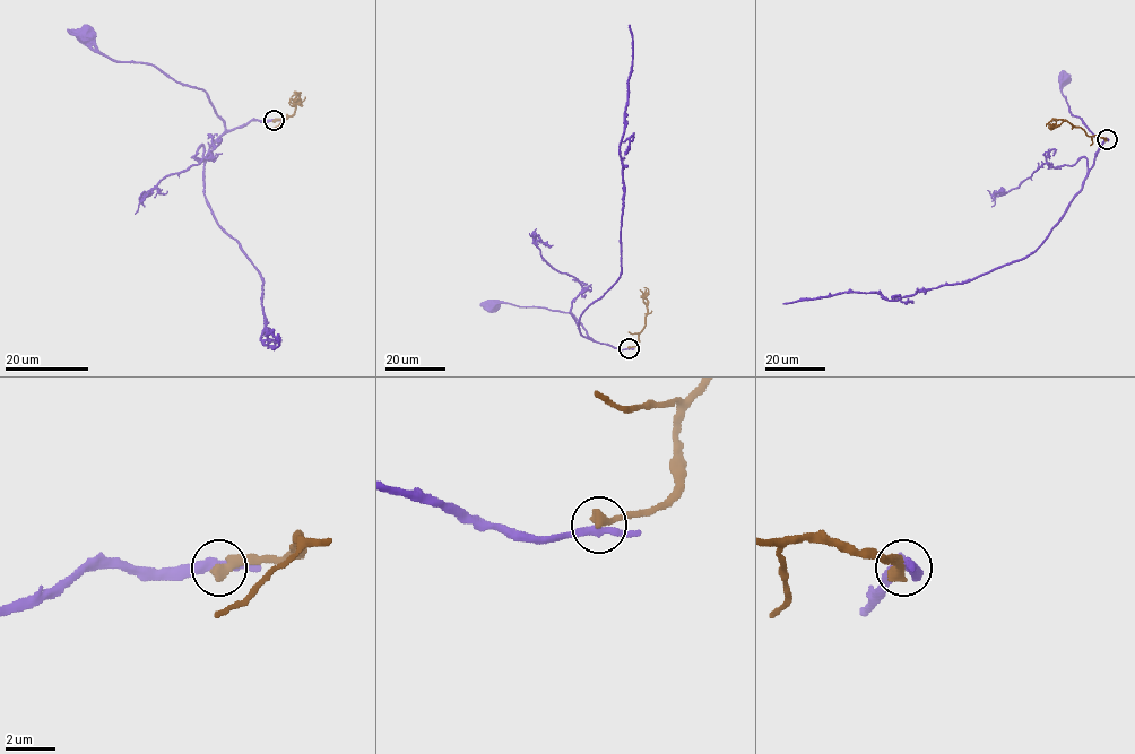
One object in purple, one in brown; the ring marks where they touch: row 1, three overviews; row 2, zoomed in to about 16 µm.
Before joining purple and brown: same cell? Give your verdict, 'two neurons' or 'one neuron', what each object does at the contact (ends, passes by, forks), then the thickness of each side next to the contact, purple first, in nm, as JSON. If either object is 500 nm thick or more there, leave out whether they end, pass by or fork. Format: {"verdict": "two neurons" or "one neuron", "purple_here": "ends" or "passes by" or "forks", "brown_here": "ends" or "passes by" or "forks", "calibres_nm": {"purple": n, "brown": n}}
{"verdict": "two neurons", "purple_here": "passes by", "brown_here": "ends", "calibres_nm": {"purple": 320, "brown": 480}}

